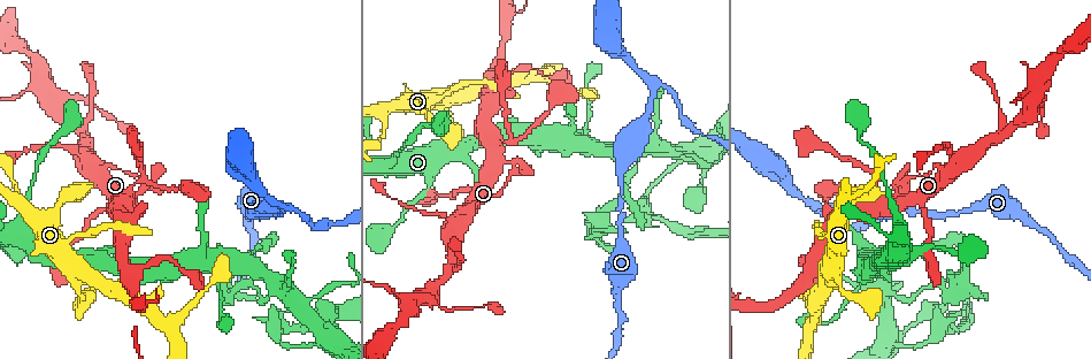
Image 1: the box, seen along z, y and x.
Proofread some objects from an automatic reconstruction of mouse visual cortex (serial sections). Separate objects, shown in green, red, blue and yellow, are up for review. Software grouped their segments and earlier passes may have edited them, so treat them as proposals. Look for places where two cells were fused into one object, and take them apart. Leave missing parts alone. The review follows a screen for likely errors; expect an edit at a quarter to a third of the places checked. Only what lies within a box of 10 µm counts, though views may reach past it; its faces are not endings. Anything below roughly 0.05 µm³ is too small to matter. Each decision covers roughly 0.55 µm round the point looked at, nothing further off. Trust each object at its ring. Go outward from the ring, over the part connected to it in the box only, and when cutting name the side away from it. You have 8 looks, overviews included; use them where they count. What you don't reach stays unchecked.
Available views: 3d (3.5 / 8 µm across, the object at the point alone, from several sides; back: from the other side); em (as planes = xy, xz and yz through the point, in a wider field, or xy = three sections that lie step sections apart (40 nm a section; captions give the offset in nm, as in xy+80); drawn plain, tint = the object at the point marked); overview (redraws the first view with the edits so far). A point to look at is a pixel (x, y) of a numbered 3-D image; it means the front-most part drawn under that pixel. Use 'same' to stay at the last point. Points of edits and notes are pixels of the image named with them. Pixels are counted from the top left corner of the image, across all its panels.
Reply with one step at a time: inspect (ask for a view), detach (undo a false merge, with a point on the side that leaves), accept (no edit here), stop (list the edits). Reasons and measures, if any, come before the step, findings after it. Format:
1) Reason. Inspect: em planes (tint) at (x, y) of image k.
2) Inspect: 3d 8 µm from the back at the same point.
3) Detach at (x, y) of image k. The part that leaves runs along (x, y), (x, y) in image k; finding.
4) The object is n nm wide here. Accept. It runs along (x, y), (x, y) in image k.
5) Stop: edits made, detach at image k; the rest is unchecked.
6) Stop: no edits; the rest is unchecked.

Arms part here. Inspect: 3d 3.5 µm at (20, 224) of image 1.

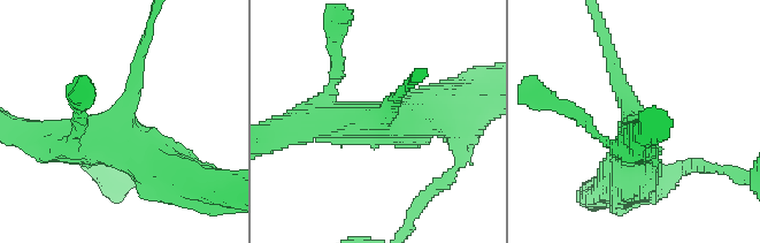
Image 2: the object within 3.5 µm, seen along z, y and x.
3 arms meet here; the arms are 200, 300, 600 nm wide. Inspect: em planes (tint) at (125, 117) of image 2.

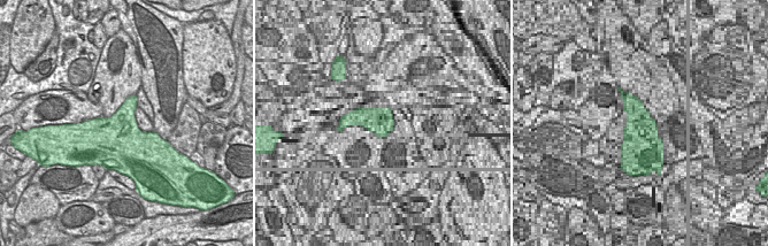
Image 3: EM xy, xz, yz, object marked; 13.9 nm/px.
Accept. It runs along (179, 176), (123, 138), (137, 67) in image 2; all the same cell.

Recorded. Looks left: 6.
A narrow waist. Inspect: 3d 3.5 µm from the back at (239, 287) of image 1.

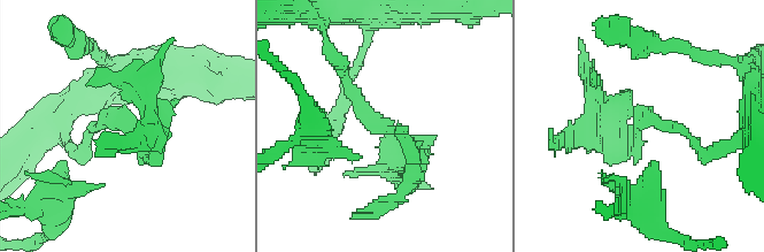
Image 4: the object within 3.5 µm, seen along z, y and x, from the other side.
Inspect: em xy step 5 (tint) at (638, 122) of image 4.

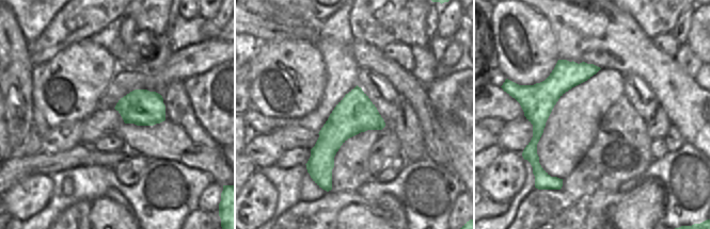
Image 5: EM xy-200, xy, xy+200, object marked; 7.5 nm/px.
The object is 300 nm wide here. Accept. It runs along (344, 74), (407, 147), (400, 177) in image 4; continuous, no second cell.

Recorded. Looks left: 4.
Sudden change in width. Inspect: 3d 8 µm at (656, 88) of image 1.

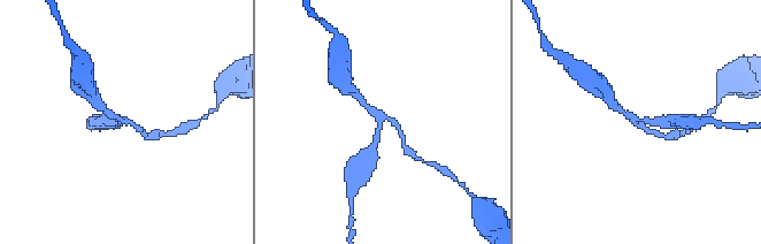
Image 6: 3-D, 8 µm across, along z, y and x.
Zoom in. Inspect: 3d 3.5 µm at the same point.

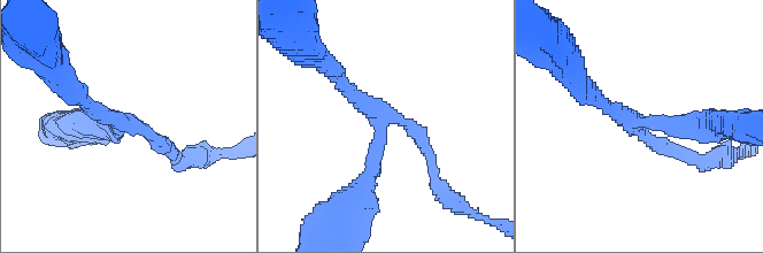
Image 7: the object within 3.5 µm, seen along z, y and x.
3 arms meet here; the arms are 200, 200, 200 nm wide; now the EM. Inspect: em xy step 1 (tint) at (638, 121) of image 7.

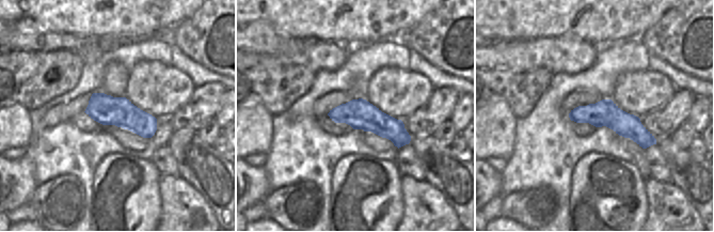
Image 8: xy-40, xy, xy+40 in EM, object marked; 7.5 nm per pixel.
Accept. It runs along (572, 114), (609, 114), (653, 141) in image 8; continuous, no second cell.

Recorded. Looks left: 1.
Stop: no edits; the rest is unchecked.

